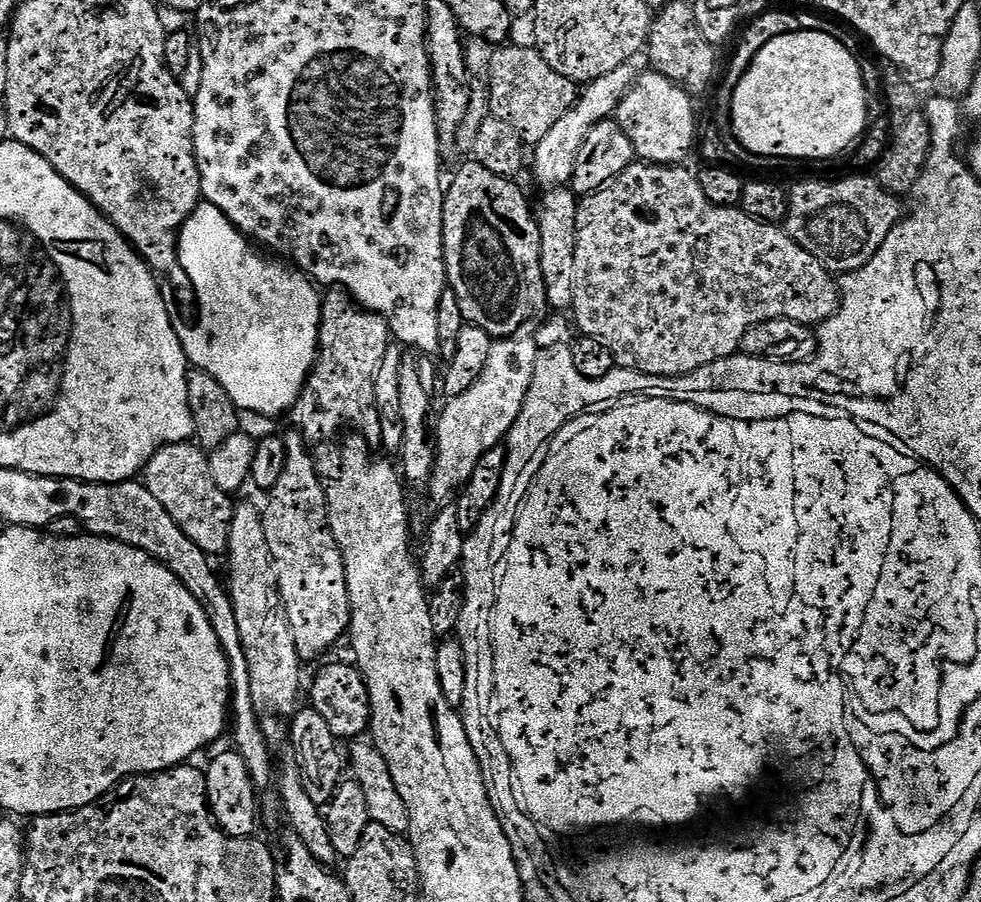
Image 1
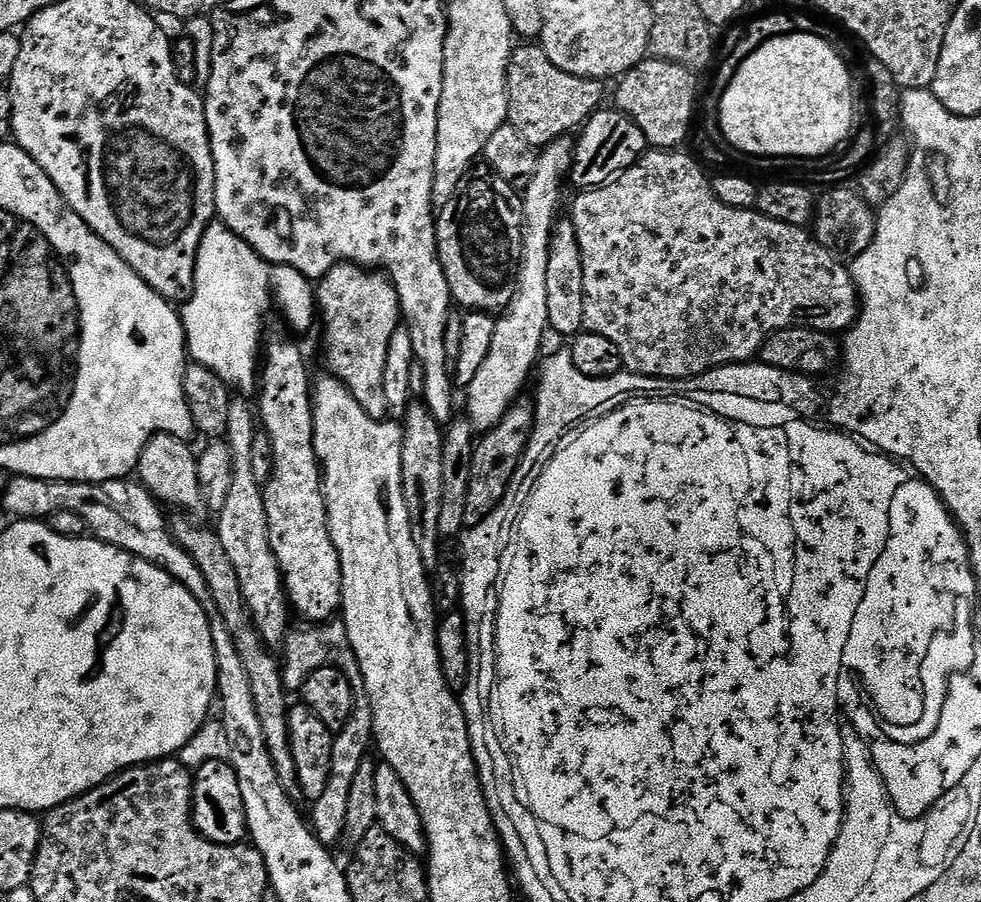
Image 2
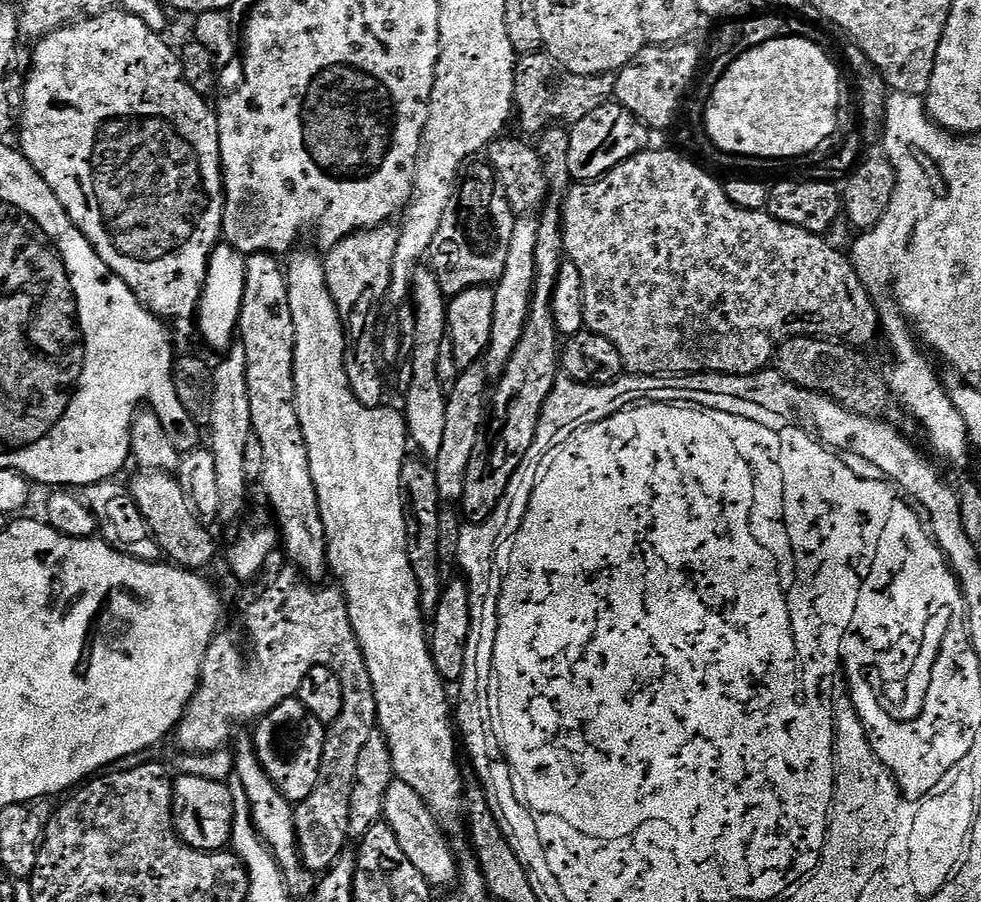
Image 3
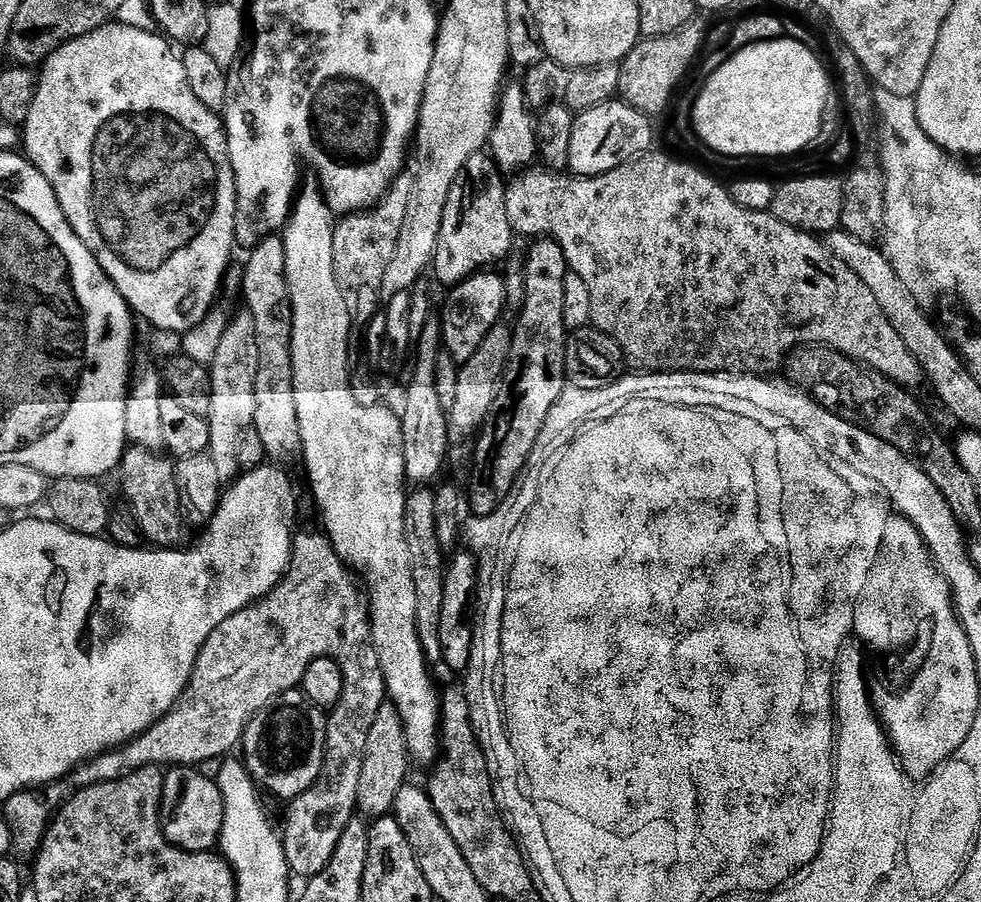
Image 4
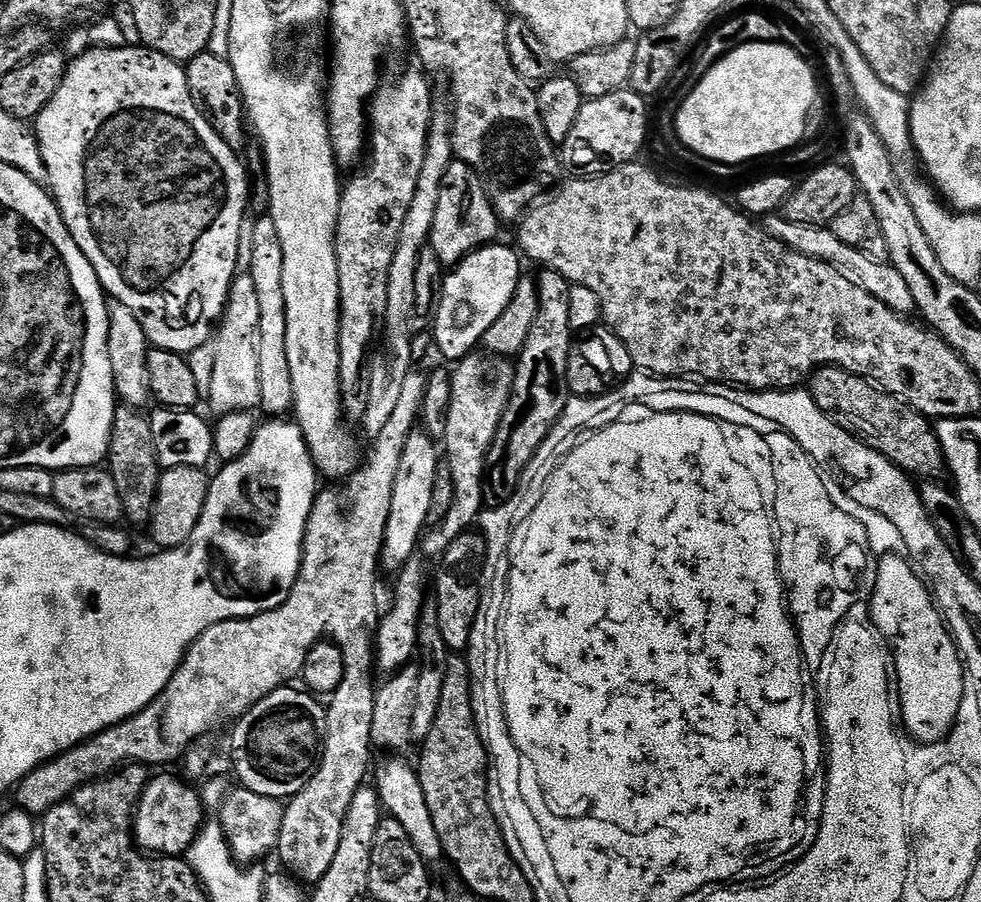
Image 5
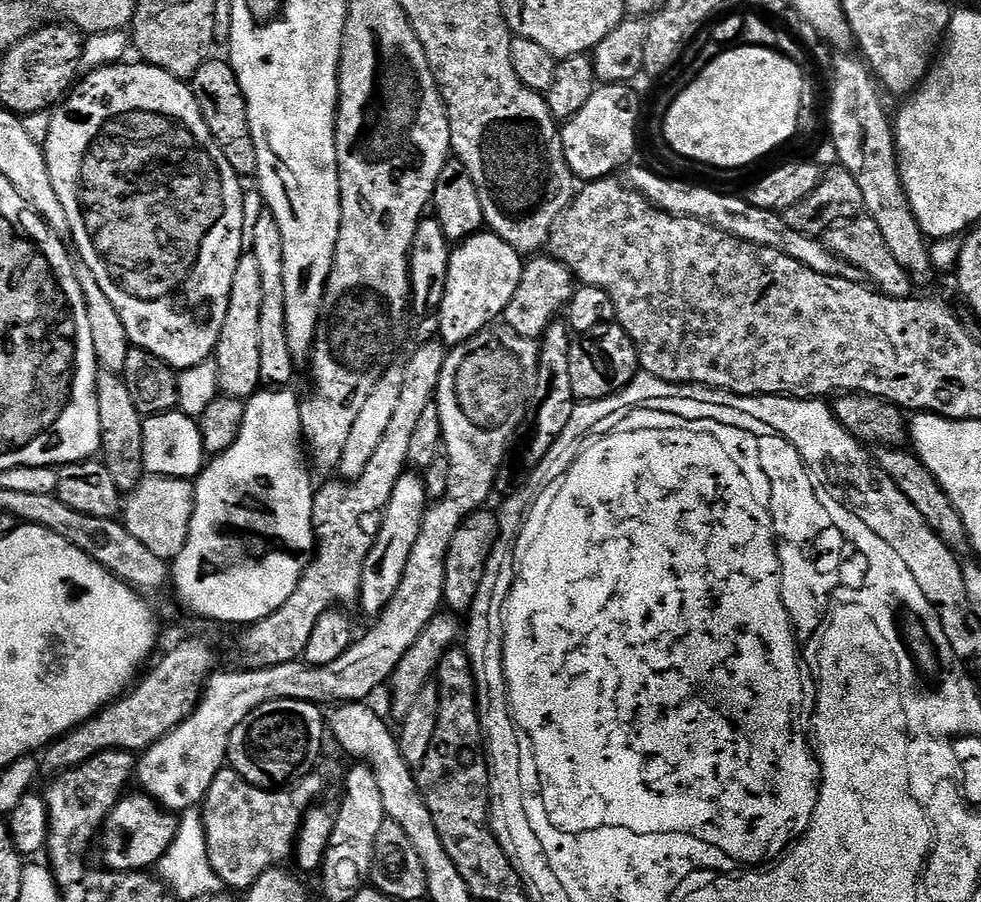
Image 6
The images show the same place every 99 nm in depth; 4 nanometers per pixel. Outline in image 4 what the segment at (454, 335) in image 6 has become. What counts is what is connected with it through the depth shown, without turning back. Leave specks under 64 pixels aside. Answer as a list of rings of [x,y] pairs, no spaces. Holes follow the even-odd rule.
[[[481,270],[475,276],[469,276],[461,284],[455,285],[448,296],[448,301],[444,304],[444,313],[440,316],[438,331],[442,337],[442,348],[445,353],[453,357],[458,365],[462,365],[470,358],[474,358],[474,350],[482,346],[482,338],[490,334],[490,330],[495,324],[501,323],[504,312],[504,299],[508,296],[508,288],[504,285],[504,280],[500,276],[495,276],[495,271]]]

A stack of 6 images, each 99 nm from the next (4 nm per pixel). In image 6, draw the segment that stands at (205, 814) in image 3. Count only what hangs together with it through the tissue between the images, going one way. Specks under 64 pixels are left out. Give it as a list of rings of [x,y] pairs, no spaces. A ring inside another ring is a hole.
[[[147,794],[125,795],[104,821],[98,837],[103,867],[112,872],[143,872],[156,866],[174,842],[177,817]]]

